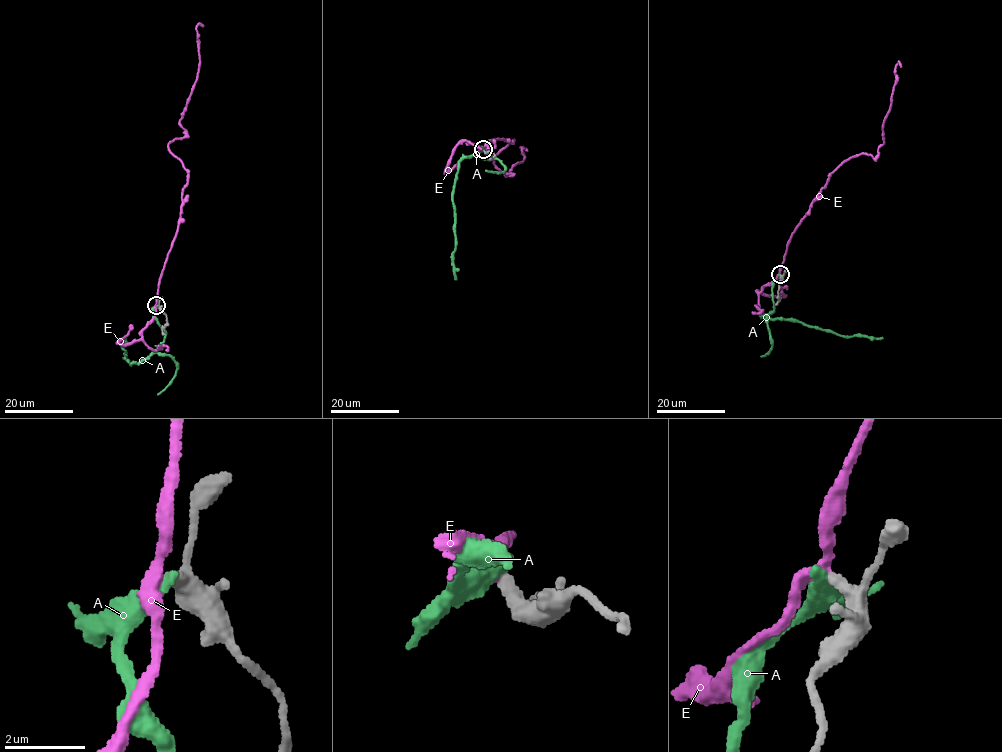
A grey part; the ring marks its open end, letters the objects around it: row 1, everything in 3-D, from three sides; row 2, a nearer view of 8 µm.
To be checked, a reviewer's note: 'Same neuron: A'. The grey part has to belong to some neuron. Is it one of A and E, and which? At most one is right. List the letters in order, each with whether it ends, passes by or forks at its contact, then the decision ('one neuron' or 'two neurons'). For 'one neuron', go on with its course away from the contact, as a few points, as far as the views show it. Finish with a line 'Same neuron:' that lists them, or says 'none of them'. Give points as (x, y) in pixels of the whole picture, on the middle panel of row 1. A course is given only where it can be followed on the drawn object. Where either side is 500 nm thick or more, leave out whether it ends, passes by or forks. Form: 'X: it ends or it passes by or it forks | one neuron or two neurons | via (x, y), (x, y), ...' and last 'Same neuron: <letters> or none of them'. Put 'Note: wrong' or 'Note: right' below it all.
A: it ends | two neurons
E: it passes by | one neuron | via (483, 150), (493, 138), (513, 140), (494, 159), (506, 176), (523, 160), (520, 147), (527, 150)
Same neuron: E
Note: wrong

